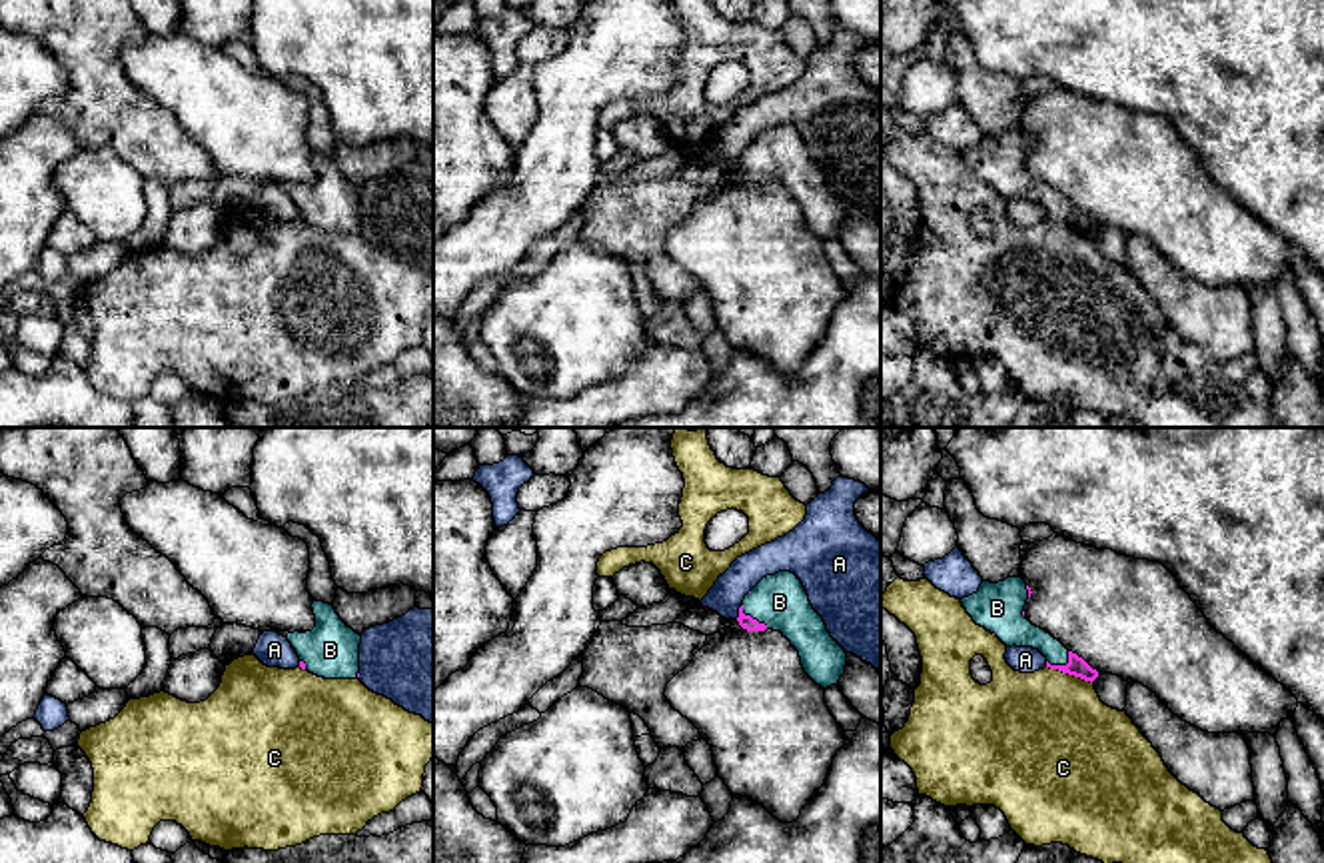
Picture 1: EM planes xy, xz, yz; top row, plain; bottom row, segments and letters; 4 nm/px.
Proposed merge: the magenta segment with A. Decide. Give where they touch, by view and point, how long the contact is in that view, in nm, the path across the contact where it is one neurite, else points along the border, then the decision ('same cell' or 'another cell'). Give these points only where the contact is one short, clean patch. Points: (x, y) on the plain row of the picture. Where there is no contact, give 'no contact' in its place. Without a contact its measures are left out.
xz (739, 164) | 60 nm | another cell

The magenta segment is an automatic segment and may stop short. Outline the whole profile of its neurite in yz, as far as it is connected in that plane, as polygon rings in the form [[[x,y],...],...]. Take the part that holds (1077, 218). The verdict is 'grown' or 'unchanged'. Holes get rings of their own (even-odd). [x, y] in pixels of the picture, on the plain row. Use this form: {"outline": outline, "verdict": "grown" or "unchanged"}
{"outline": [[[1006,130],[998,136],[983,134],[979,144],[963,150],[961,156],[977,178],[996,188],[1006,200],[1038,202],[1046,210],[1046,220],[1092,236],[1098,230],[1096,222],[1026,172],[1024,158],[1030,146],[1022,130]]], "verdict": "grown"}

